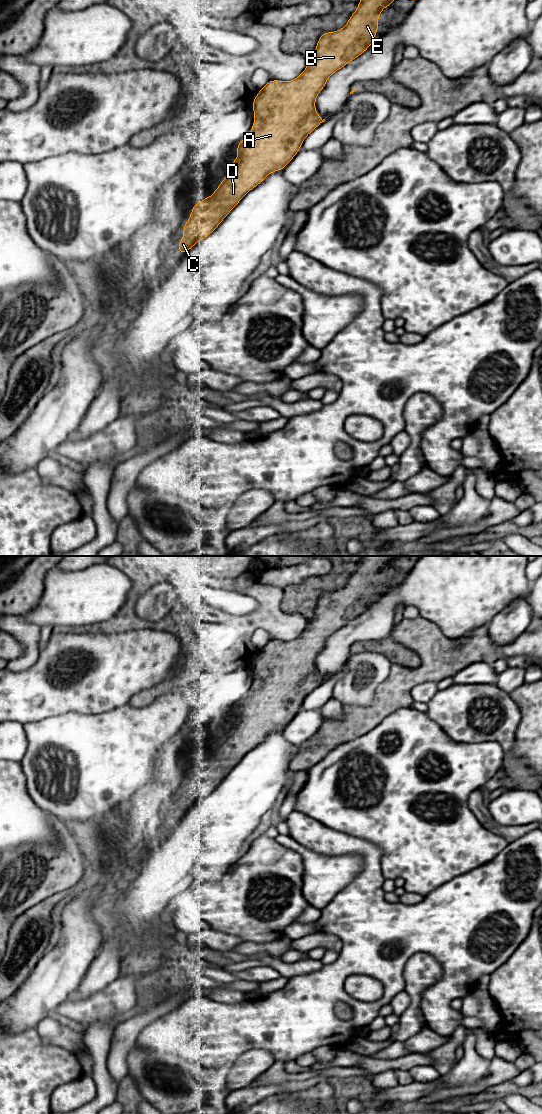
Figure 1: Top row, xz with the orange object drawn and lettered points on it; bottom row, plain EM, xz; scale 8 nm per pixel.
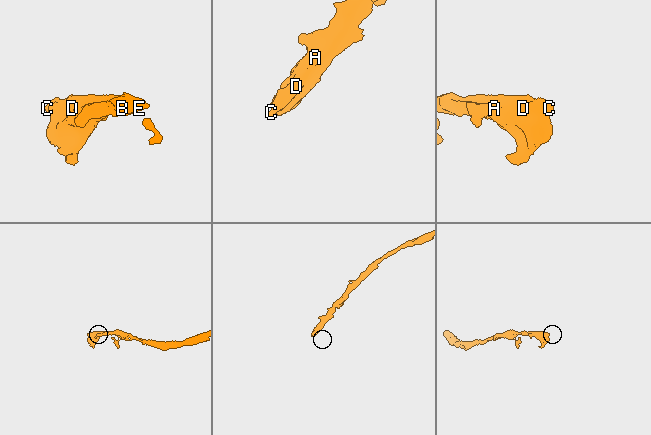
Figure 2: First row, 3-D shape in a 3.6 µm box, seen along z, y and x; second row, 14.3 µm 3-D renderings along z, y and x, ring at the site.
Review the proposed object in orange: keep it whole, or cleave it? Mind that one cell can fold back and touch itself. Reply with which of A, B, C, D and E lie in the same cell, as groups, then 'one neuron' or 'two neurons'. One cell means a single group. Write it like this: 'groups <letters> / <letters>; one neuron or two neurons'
groups A B C D E; one neuron

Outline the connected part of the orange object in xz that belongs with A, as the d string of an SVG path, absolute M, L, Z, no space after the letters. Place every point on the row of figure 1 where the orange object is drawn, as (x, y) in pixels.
M360 0L357 10L351 15L348 23L335 32L323 33L317 43L314 56L308 60L305 70L293 81L270 80L256 95L252 108L254 111L254 124L246 139L238 143L236 152L239 155L231 164L231 170L223 179L218 188L209 198L197 202L191 215L183 227L183 239L177 244L181 254L189 251L198 241L211 234L240 202L240 200L254 187L262 183L266 177L275 171L283 170L301 149L301 145L308 134L317 128L325 119L322 119L315 109L315 101L323 90L328 78L336 71L347 65L350 61L364 53L368 47L377 40L374 35L378 32L377 19L386 6L391 6L394 0Z

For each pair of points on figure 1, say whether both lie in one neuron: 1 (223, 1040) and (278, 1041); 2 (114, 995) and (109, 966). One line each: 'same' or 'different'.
1: same
2: different

